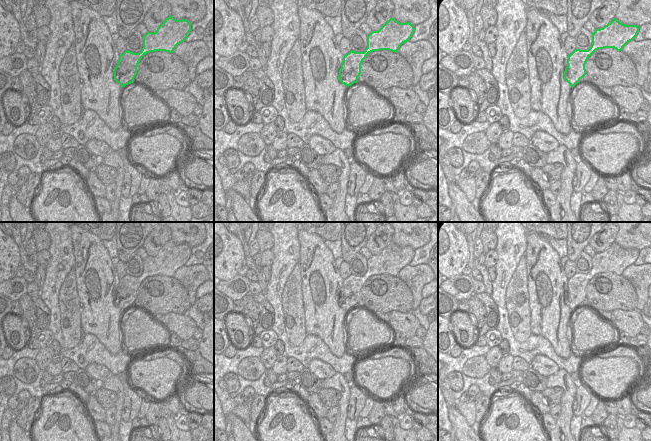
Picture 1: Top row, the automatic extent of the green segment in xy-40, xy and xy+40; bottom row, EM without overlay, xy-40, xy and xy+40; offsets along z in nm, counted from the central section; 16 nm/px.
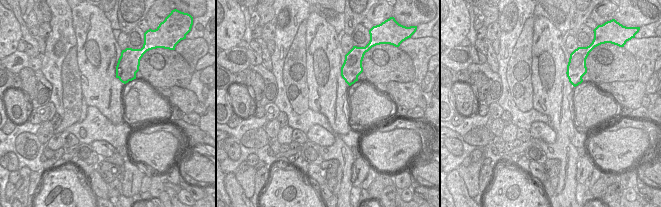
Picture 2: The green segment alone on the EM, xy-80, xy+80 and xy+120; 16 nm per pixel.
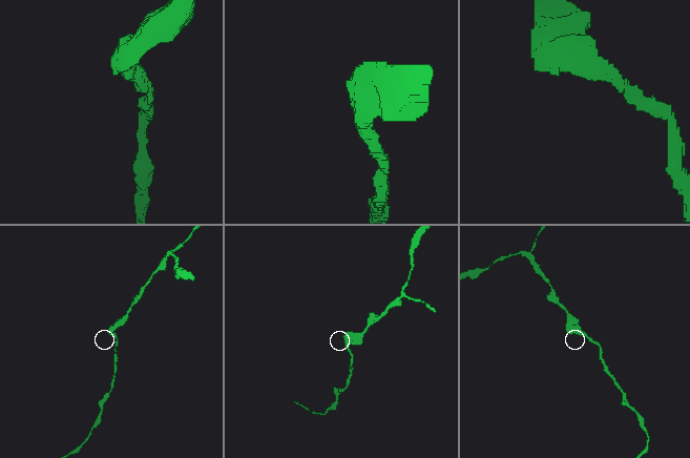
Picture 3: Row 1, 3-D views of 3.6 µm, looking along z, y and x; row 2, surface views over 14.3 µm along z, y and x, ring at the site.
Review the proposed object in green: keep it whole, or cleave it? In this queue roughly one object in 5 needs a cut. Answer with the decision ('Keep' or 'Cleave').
Keep.

